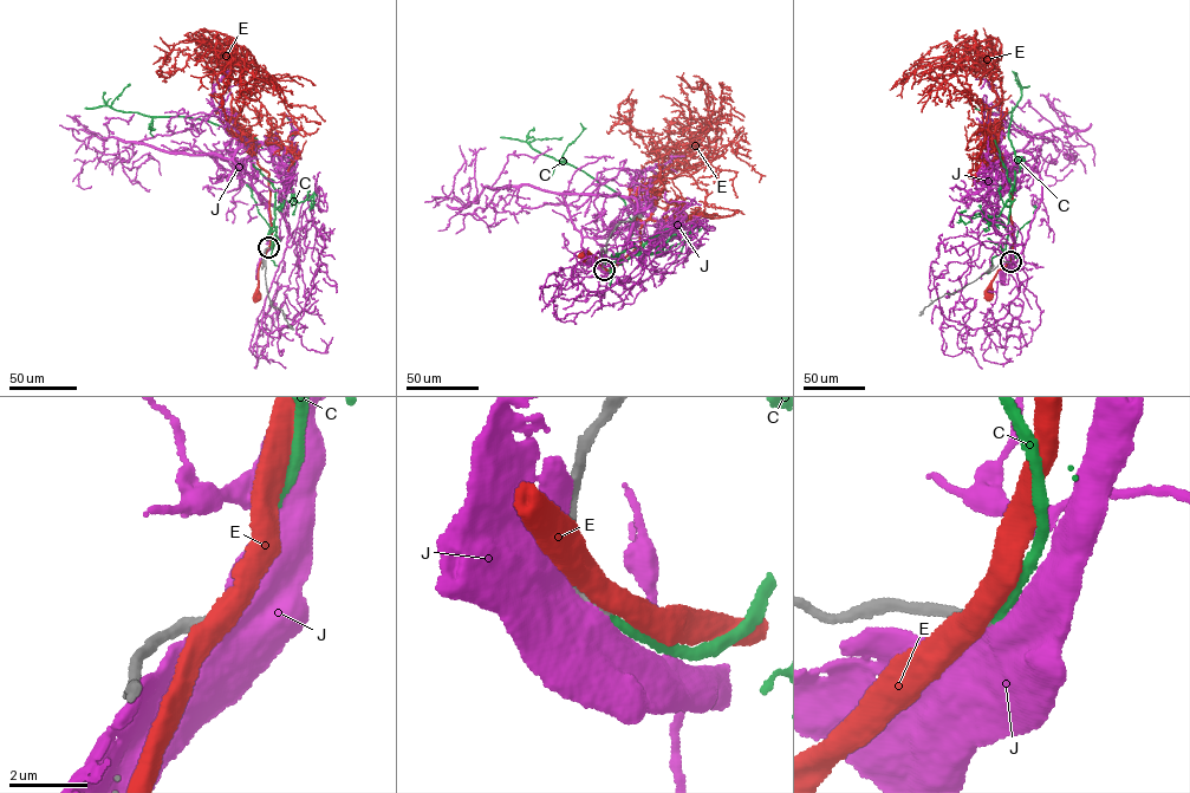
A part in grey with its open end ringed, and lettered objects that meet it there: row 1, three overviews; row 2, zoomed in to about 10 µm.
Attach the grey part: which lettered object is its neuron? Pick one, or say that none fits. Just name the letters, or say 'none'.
C

